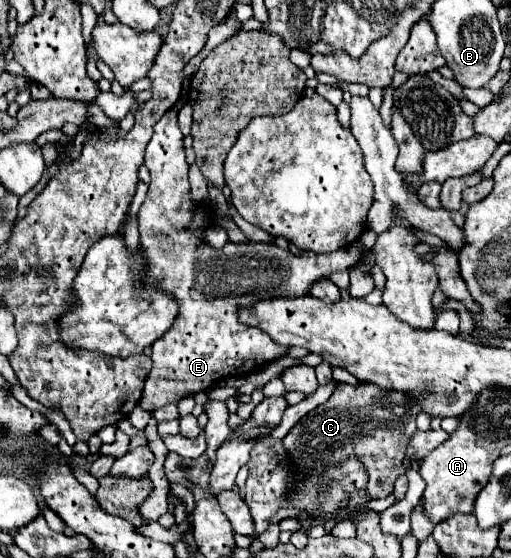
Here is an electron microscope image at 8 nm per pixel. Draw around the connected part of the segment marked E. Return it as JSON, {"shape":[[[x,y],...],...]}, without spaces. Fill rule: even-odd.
{"shape":[[[169,109],[157,123],[153,137],[147,145],[145,153],[145,167],[151,171],[151,183],[147,197],[137,213],[139,221],[139,233],[141,233],[141,249],[147,255],[147,283],[155,289],[167,289],[171,295],[175,295],[181,313],[177,315],[173,327],[169,333],[165,333],[161,339],[157,339],[153,347],[153,369],[149,373],[149,379],[145,381],[145,391],[141,397],[141,407],[149,413],[153,413],[159,407],[165,407],[167,403],[179,403],[187,395],[195,395],[199,391],[207,391],[213,383],[225,379],[225,377],[245,377],[251,373],[251,369],[265,365],[273,359],[279,359],[289,353],[289,347],[277,345],[265,331],[259,327],[249,327],[239,321],[237,313],[243,307],[249,307],[251,303],[257,303],[261,299],[273,299],[273,297],[303,297],[311,293],[313,283],[321,279],[329,279],[337,271],[349,271],[361,261],[361,247],[349,245],[343,249],[337,249],[329,255],[317,255],[311,251],[293,255],[289,249],[279,249],[273,243],[231,243],[227,241],[221,249],[211,247],[205,241],[205,229],[211,227],[211,215],[207,209],[199,207],[189,191],[189,163],[185,159],[183,151],[183,133],[177,125],[177,111]]]}

